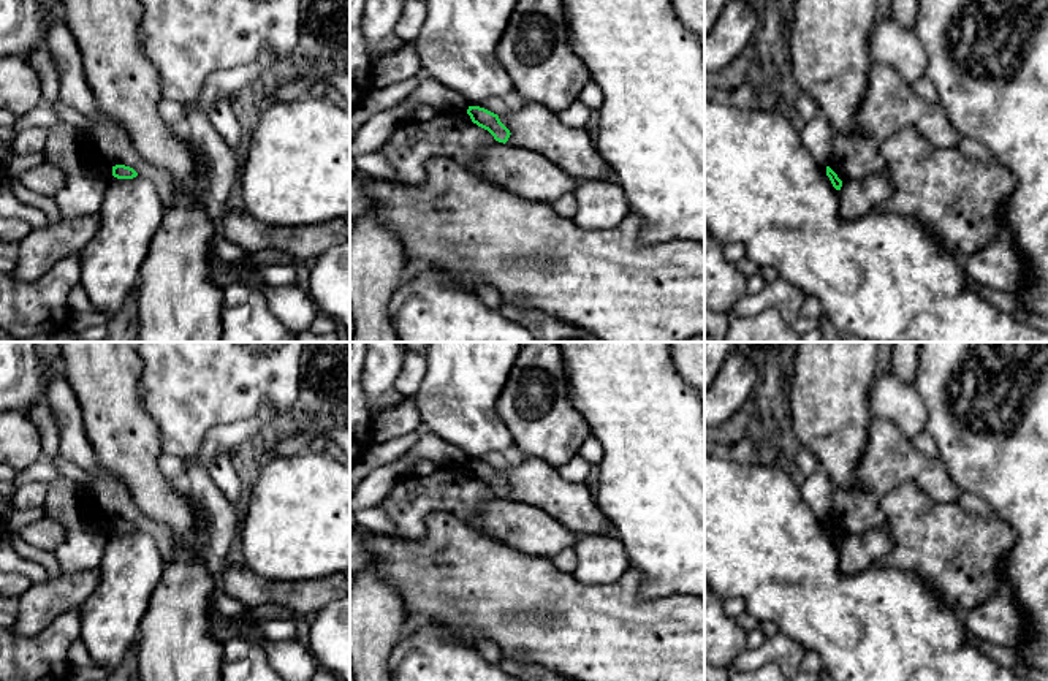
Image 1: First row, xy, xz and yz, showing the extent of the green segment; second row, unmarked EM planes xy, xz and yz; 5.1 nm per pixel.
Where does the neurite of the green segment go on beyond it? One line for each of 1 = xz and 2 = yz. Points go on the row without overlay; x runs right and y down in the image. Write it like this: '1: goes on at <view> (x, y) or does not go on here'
1: does not go on here
2: does not go on here

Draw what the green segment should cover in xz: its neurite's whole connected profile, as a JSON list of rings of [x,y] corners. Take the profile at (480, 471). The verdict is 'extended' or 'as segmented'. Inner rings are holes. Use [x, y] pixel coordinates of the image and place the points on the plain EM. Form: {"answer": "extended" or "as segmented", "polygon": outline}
{"answer": "as segmented", "polygon": [[[469,461],[467,469],[470,470],[472,477],[478,481],[488,485],[496,496],[507,497],[510,493],[510,485],[500,477],[499,470],[480,462],[480,461]]]}

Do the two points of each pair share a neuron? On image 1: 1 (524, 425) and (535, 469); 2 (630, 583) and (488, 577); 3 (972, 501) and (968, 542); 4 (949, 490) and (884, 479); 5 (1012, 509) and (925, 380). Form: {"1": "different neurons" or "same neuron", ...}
{"1": "different neurons", "2": "same neuron", "3": "different neurons", "4": "same neuron", "5": "same neuron"}

